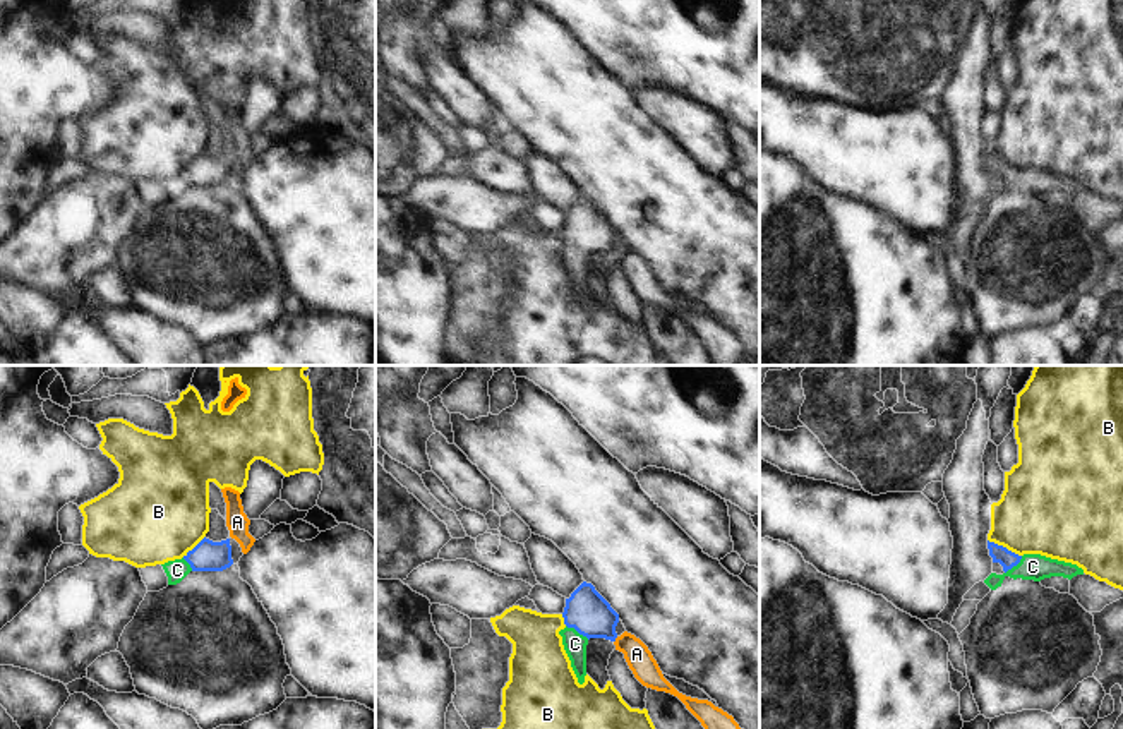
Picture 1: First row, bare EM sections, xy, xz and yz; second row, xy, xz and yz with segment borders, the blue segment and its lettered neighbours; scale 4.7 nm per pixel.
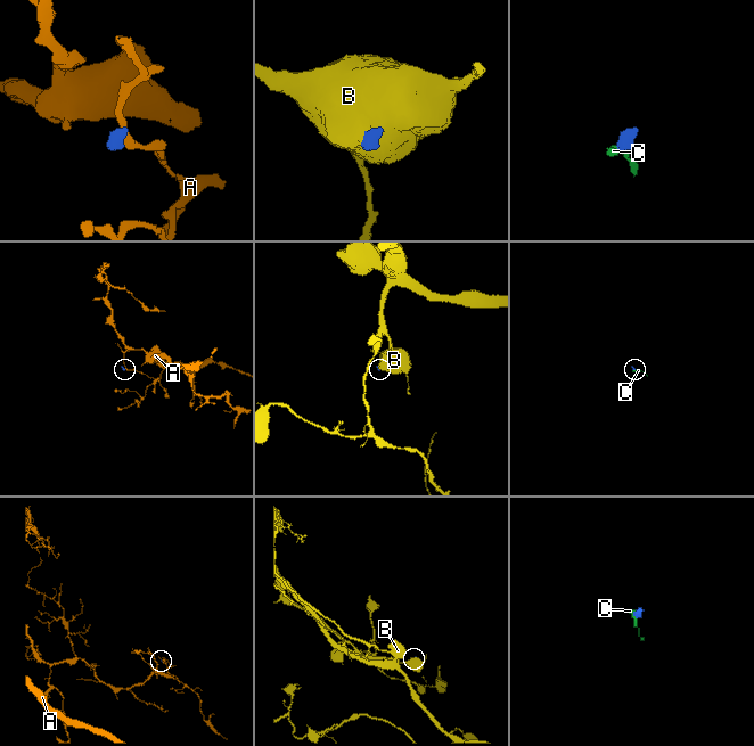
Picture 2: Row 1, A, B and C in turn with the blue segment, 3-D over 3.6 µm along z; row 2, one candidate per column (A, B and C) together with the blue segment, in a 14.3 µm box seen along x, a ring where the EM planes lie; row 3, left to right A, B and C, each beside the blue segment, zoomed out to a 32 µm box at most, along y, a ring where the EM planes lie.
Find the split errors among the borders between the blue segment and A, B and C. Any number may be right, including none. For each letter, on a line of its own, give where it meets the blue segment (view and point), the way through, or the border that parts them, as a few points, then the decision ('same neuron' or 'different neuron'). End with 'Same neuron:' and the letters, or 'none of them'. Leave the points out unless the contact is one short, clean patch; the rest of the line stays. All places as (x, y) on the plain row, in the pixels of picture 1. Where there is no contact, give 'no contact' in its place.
A: meets blue in xz at (614, 256); border along xz (618, 253), (614, 258); different neuron
B: meets blue in yz at (1005, 163); border along yz (988, 155), (1020, 172); different neuron
C: meets blue in xz at (578, 247); runs through xz (587, 227), (578, 247), (575, 259); same neuron
Same neuron: C

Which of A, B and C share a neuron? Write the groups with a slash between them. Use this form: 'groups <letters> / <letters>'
groups A / B / C

